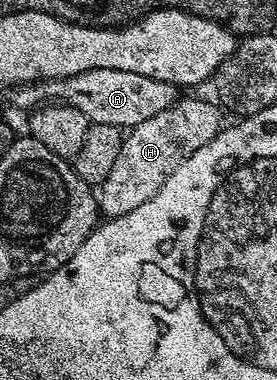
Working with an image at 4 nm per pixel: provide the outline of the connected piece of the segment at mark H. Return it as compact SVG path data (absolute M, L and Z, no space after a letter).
M183 96L172 107L160 111L160 115L144 119L144 123L133 126L123 136L120 155L116 155L112 171L108 171L108 175L96 189L98 212L103 218L128 215L128 211L136 211L140 203L148 203L148 199L152 199L152 195L156 195L156 191L164 187L168 175L172 175L172 171L176 171L176 167L180 167L180 163L184 163L184 159L192 155L192 151L200 151L204 143L222 132L223 110L211 101Z

